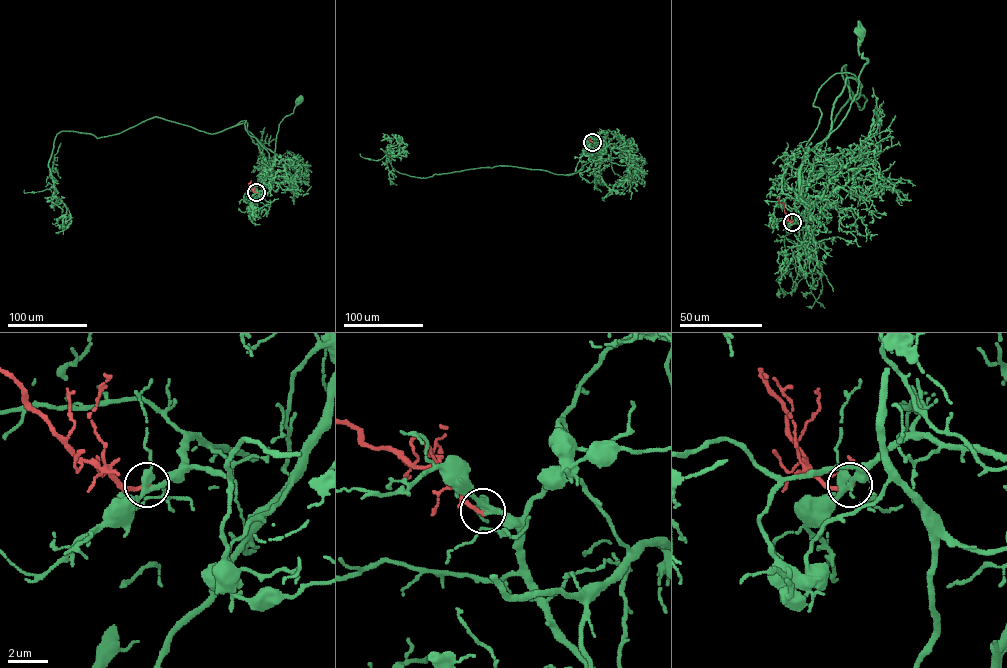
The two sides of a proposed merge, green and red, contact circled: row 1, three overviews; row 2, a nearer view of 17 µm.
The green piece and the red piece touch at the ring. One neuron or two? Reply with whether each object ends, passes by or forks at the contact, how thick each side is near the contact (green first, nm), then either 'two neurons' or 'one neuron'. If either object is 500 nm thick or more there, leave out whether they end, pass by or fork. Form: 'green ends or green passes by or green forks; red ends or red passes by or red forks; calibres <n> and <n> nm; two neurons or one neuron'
green forks; red ends; calibres 320 and 200 nm; one neuron

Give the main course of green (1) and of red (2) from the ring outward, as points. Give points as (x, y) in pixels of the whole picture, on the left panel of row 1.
1: (256, 192), (264, 190), (271, 182), (279, 124), (293, 112), (298, 99)
2: (256, 192), (249, 185), (251, 180)

